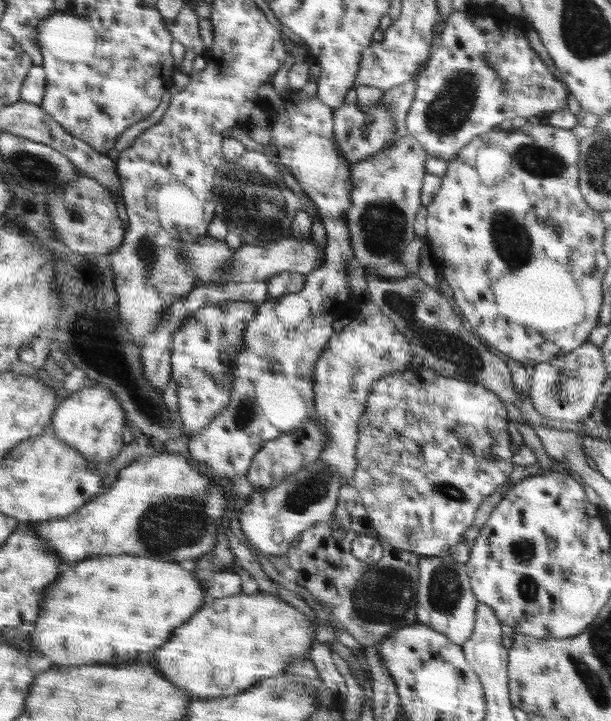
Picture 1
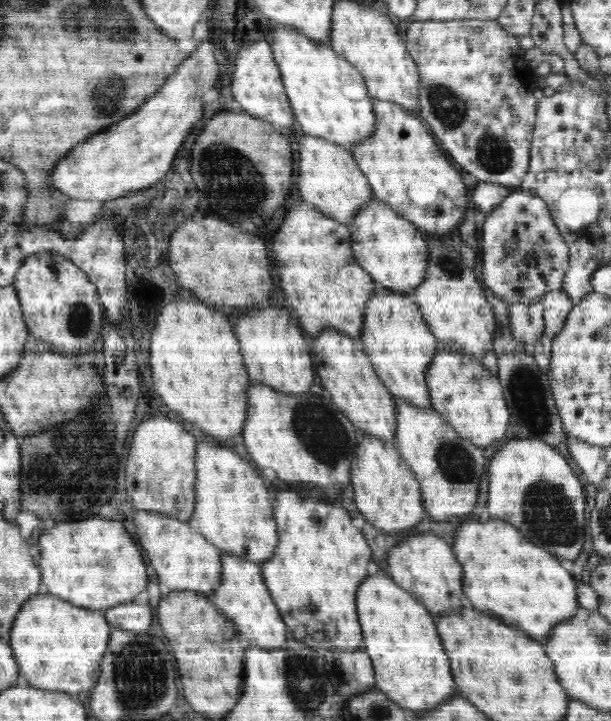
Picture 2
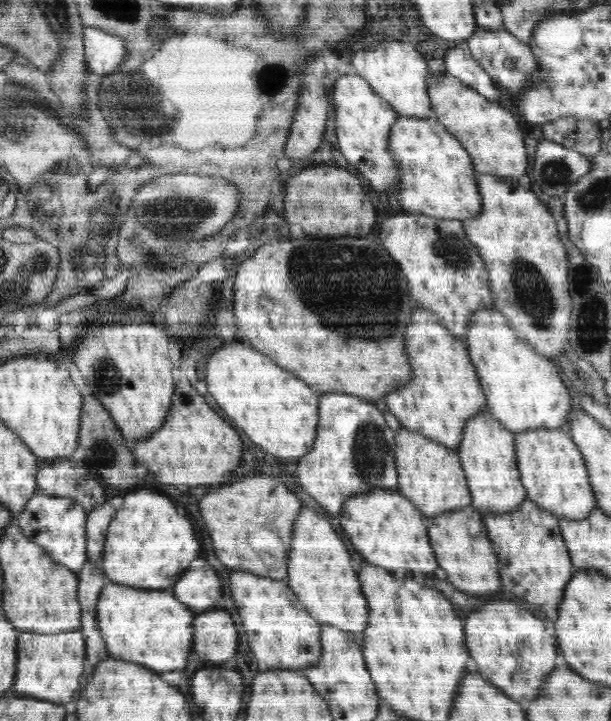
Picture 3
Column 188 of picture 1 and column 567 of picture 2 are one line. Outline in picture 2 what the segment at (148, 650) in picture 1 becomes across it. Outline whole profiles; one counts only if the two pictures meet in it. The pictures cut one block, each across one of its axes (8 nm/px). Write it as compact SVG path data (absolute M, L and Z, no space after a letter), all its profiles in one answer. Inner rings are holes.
M490 518L488 522L474 521L472 519L464 519L459 522L464 522L464 524L460 524L460 526L456 528L456 534L454 534L454 544L451 544L451 547L456 560L462 565L462 568L464 568L464 576L462 576L462 580L464 580L464 594L466 594L466 598L472 602L472 606L474 606L476 610L480 610L480 612L484 612L484 614L488 614L488 616L502 618L502 622L504 622L504 624L514 626L514 628L518 628L518 630L526 632L528 636L532 636L532 638L536 638L536 640L544 642L550 634L553 626L556 626L564 619L570 618L580 608L577 595L577 583L574 581L572 573L562 566L560 563L561 559L553 554L550 554L546 549L536 546L533 542L530 542L529 539L526 540L526 537L522 536L522 534L520 534L520 532L518 532L512 524L506 524L506 522L502 522L502 520L492 518Z

